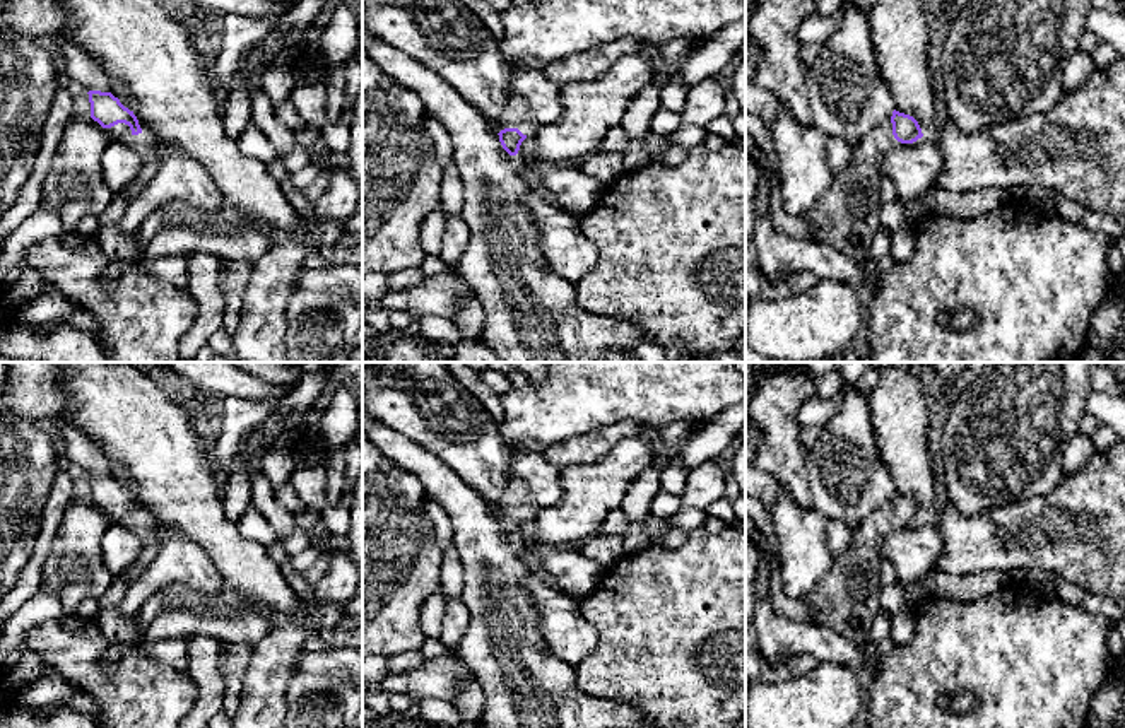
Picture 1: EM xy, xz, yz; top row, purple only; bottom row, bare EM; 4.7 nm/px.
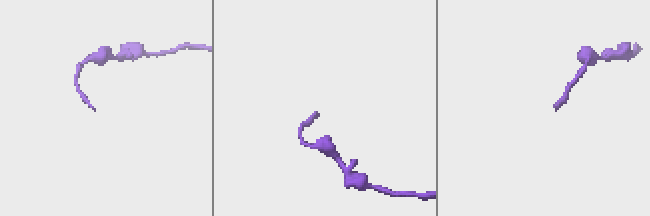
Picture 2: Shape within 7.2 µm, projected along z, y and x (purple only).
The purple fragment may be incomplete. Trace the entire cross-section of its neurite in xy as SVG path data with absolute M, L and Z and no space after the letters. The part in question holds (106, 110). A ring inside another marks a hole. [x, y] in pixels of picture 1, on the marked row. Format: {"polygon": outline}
{"polygon": "M89 91L91 118L103 128L111 128L118 123L130 126L132 133L125 142L145 162L150 154L159 154L156 140L144 133L133 111L125 108L111 92Z"}

